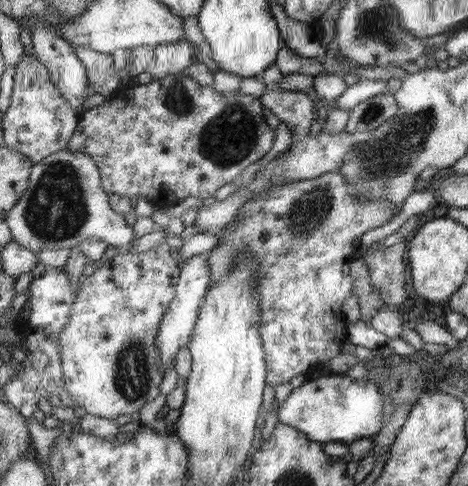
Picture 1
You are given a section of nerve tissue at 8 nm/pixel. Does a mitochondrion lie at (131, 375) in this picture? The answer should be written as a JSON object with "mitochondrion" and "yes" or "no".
{"mitochondrion":"yes"}

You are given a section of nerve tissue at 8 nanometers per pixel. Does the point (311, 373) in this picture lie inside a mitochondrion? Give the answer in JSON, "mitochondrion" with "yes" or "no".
{"mitochondrion":"no"}

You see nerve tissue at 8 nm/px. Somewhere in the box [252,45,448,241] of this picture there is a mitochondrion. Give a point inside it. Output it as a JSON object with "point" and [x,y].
{"point":[392,151]}

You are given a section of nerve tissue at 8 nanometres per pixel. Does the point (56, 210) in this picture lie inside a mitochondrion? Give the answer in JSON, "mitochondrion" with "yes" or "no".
{"mitochondrion":"yes"}

